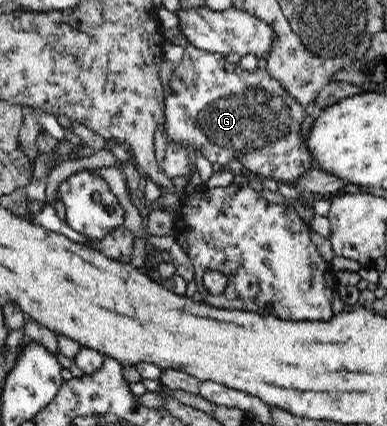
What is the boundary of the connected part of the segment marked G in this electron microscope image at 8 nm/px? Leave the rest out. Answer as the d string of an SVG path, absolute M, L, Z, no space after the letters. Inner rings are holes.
M187 44L184 46L182 62L169 78L169 94L165 96L163 116L168 141L181 143L191 155L200 151L216 168L227 168L230 161L240 161L243 167L254 173L294 184L306 171L315 167L314 156L310 154L304 140L307 132L300 132L300 125L309 112L308 106L296 101L267 69L247 71L241 69L239 63L227 61L225 55L210 53Z

